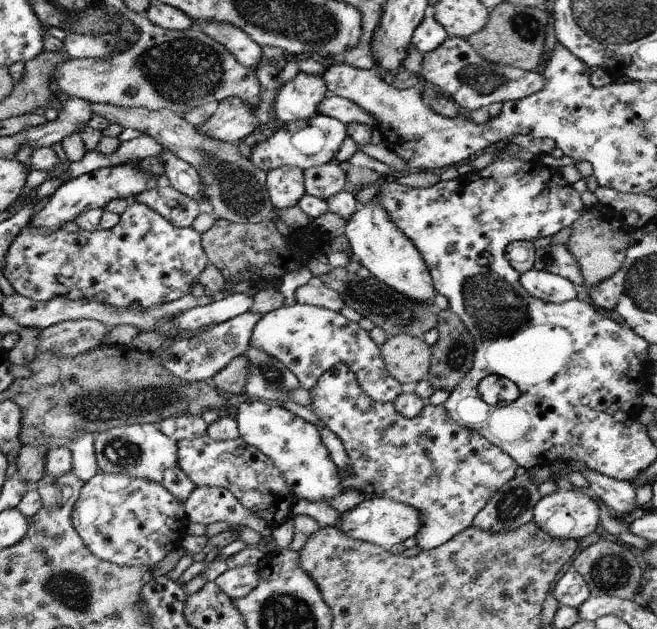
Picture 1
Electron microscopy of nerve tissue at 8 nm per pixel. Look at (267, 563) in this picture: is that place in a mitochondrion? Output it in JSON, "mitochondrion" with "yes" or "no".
{"mitochondrion":"no"}

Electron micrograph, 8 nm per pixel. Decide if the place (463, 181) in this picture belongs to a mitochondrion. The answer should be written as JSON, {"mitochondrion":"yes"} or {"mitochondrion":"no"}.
{"mitochondrion":"no"}

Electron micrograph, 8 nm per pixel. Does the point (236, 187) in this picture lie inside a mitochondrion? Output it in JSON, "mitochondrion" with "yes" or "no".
{"mitochondrion":"yes"}

